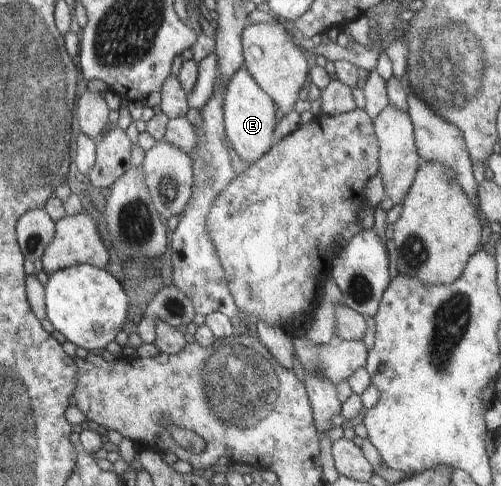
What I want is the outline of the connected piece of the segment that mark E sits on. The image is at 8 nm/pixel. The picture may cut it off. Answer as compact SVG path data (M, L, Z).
M244 66L232 76L225 89L223 118L226 140L232 144L241 160L252 164L271 150L277 122L276 108L270 96L260 88Z

